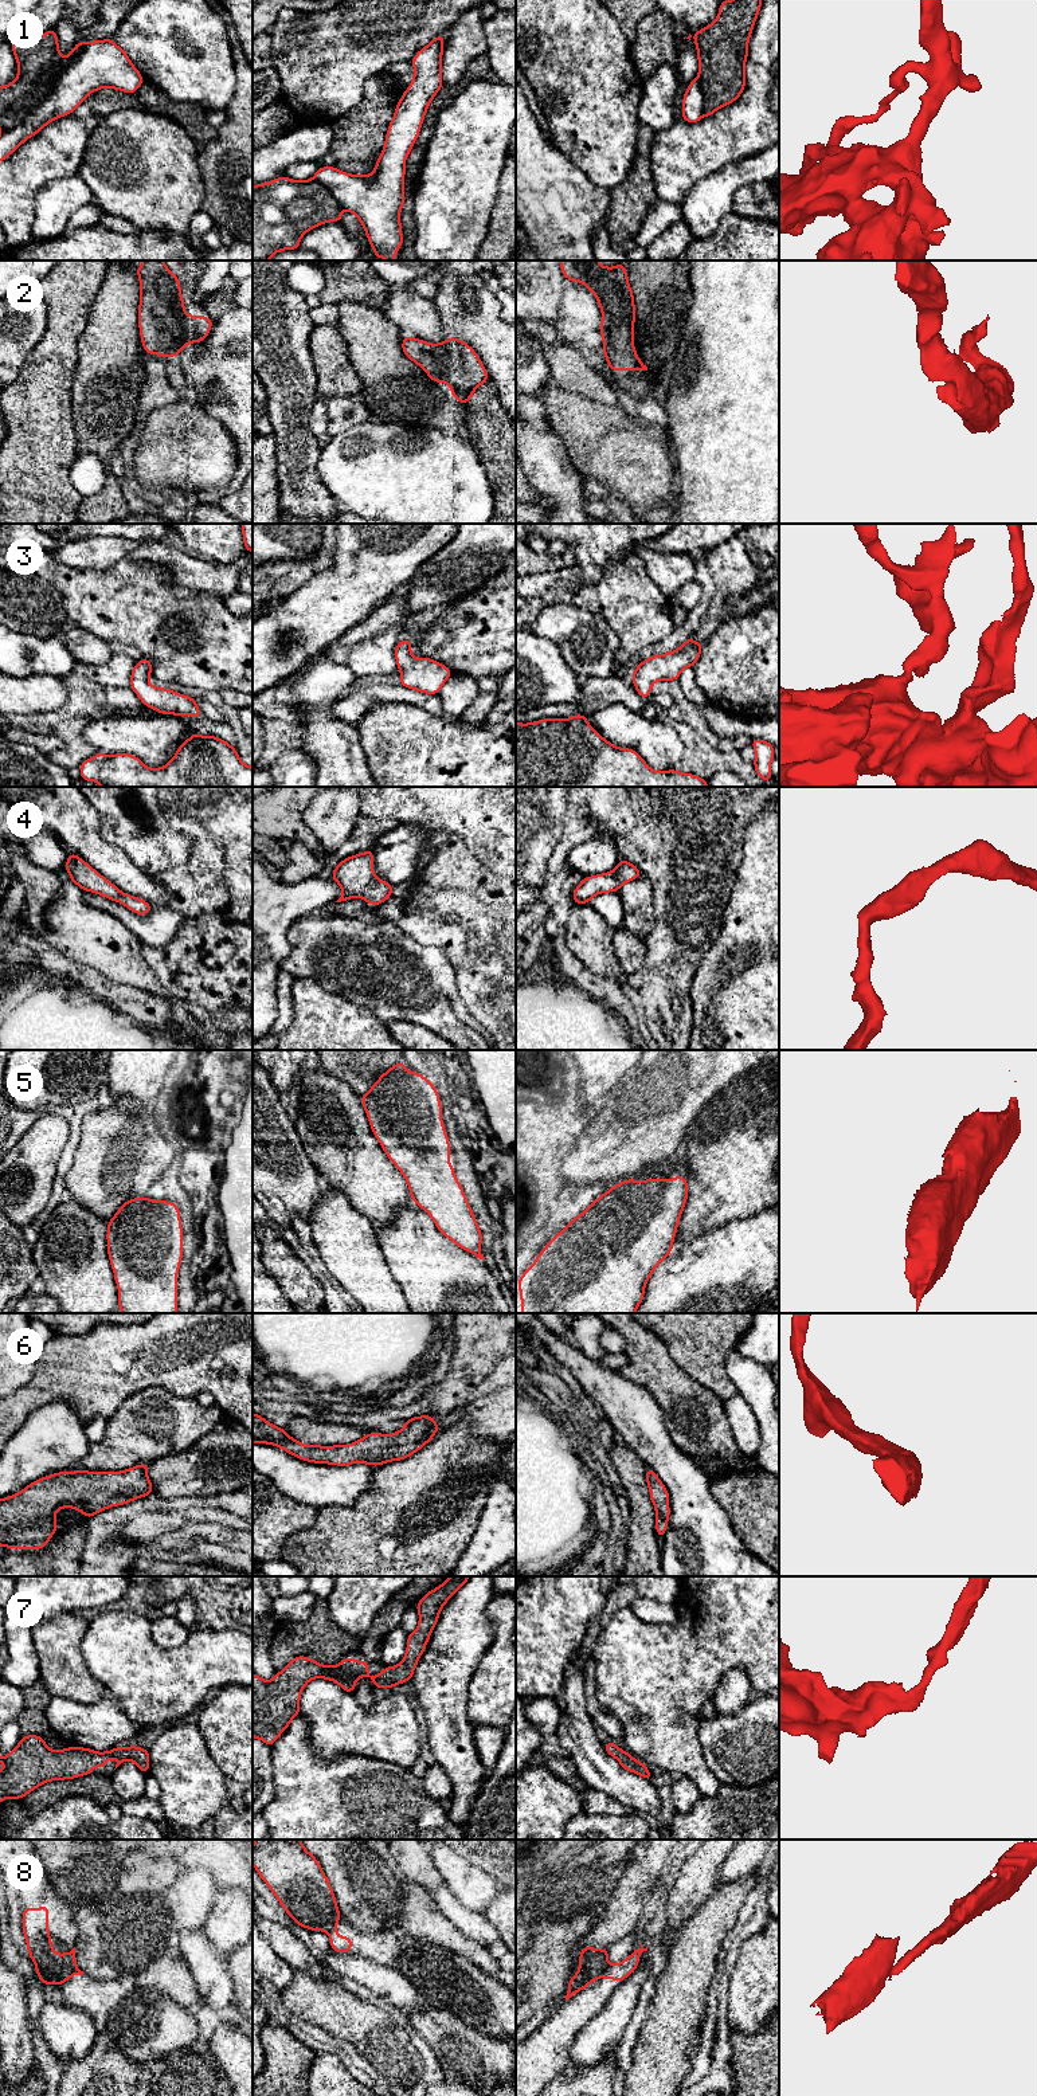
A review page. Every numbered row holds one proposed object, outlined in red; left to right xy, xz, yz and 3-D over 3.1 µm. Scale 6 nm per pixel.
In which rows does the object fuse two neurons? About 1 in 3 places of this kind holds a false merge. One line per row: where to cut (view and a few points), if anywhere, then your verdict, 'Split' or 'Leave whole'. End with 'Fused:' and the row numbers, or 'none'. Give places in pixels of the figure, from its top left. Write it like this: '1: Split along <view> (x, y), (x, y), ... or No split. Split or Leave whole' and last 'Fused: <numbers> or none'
1: Split along xy (85, 44), (24, 120), (3, 133). Split
2: No split. Leave whole
3: No split. Leave whole
4: No split. Leave whole
5: No split. Leave whole
6: No split. Leave whole
7: No split. Leave whole
8: Split along yz (609, 1966), (601, 1975). Split
Fused: 1, 8

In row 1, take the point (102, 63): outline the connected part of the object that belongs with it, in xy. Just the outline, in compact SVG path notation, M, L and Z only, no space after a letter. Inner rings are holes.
M113 39L86 43L79 56L62 71L50 94L26 115L23 124L0 134L0 161L51 121L73 114L89 94L105 87L134 94L142 82L144 77Z

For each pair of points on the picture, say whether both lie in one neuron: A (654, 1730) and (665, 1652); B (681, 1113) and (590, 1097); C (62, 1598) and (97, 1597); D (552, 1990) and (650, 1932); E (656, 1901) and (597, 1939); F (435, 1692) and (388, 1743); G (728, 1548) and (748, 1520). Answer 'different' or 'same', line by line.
A: same
B: different
C: same
D: different
E: different
F: different
G: different

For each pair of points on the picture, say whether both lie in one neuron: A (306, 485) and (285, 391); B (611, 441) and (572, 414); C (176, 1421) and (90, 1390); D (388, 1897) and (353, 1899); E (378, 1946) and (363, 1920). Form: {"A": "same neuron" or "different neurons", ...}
{"A": "same neuron", "B": "same neuron", "C": "different neurons", "D": "same neuron", "E": "different neurons"}

